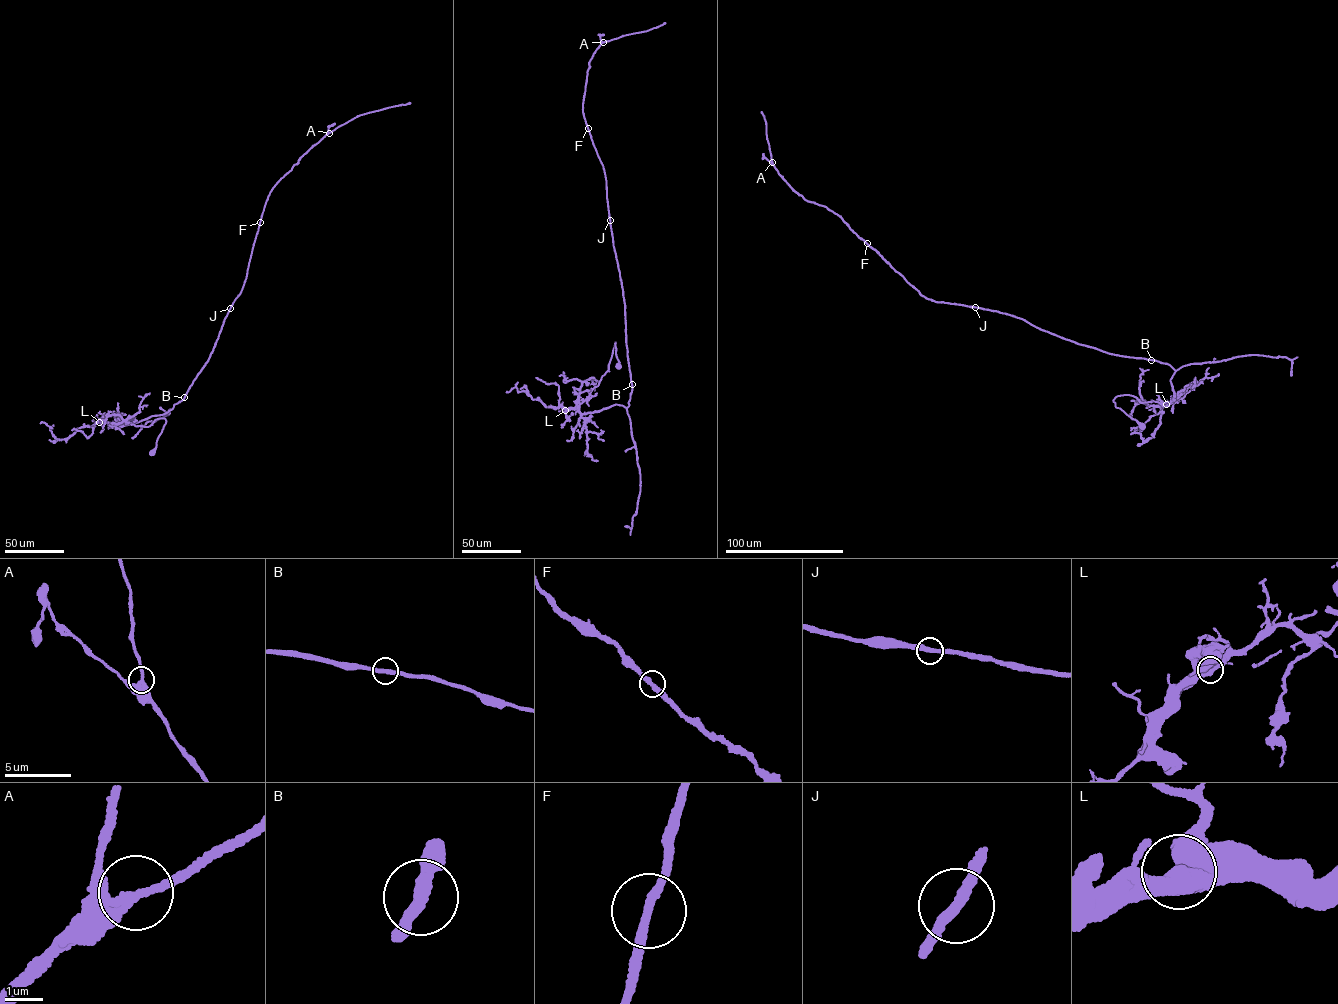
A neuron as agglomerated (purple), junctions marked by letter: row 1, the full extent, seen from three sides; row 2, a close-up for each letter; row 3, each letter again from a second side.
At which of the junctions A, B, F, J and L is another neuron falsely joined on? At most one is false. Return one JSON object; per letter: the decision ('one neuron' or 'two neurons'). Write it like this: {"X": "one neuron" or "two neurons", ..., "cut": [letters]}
{"A": "one neuron", "B": "one neuron", "F": "one neuron", "J": "one neuron", "L": "one neuron", "cut": []}

